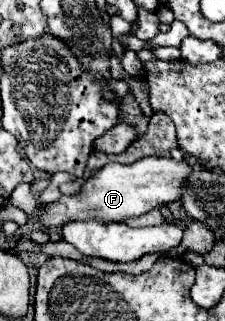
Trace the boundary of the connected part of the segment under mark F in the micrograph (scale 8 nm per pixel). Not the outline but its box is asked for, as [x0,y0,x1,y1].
[38,158,192,228]

